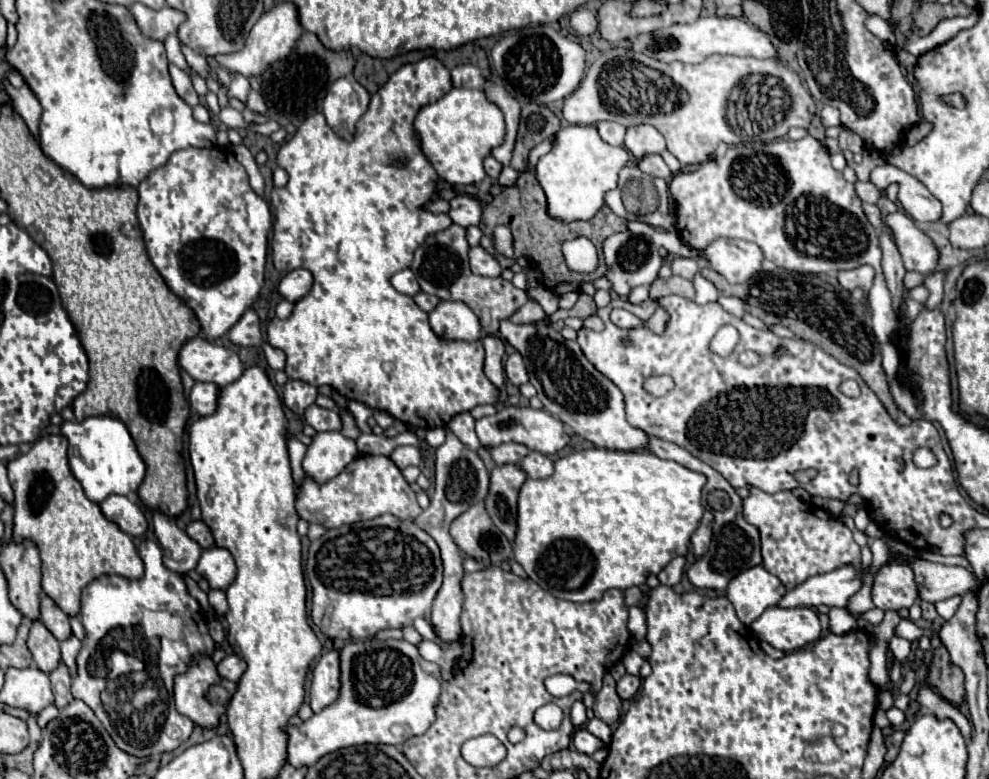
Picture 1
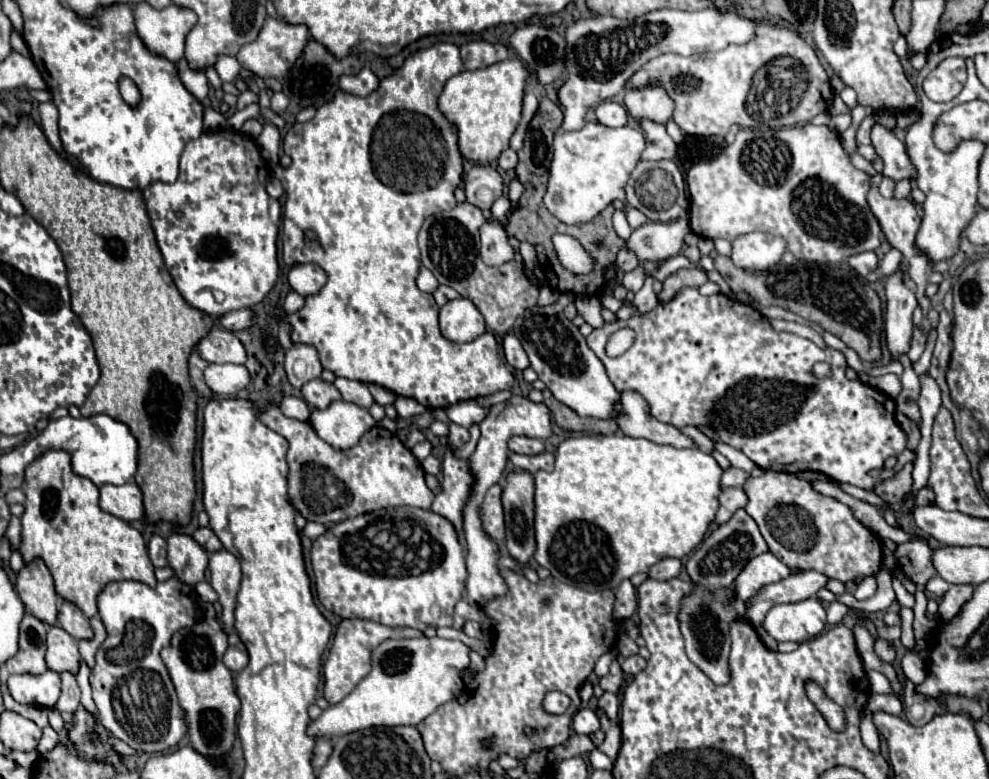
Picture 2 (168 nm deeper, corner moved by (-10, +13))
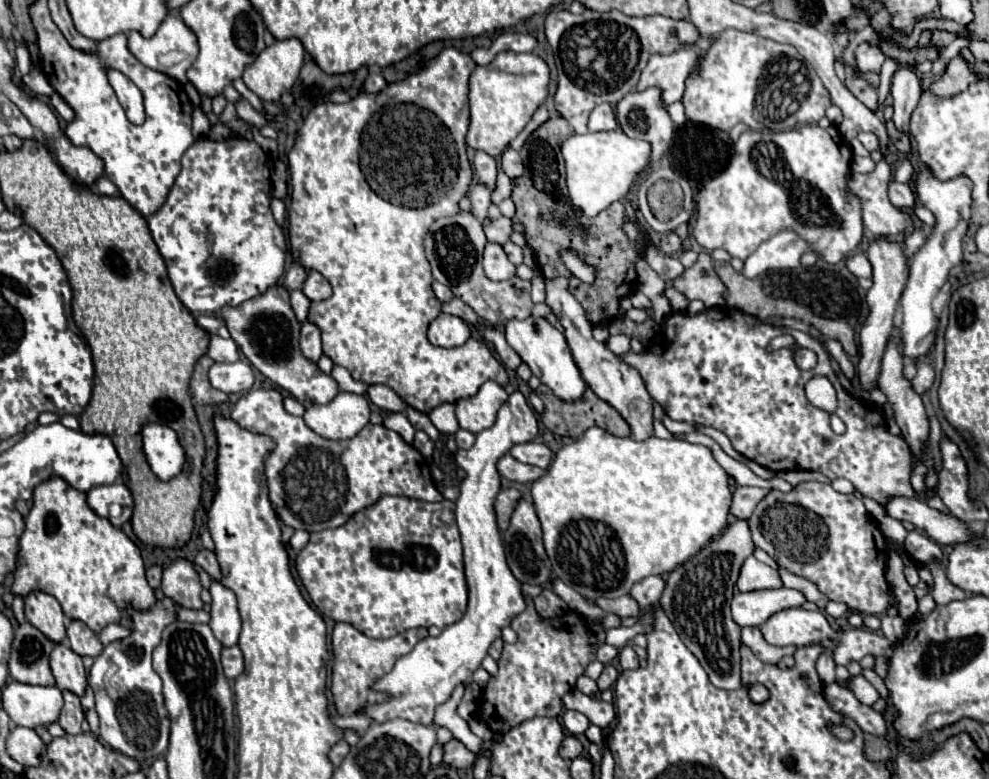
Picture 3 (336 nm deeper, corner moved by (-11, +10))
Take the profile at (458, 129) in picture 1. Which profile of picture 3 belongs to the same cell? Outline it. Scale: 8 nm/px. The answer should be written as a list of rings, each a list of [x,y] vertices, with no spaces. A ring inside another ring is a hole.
[[[533,53],[497,55],[489,65],[475,67],[469,77],[469,111],[471,123],[467,131],[467,145],[477,151],[485,151],[491,157],[501,155],[509,143],[521,133],[531,119],[533,111],[545,101],[549,85],[547,63]]]

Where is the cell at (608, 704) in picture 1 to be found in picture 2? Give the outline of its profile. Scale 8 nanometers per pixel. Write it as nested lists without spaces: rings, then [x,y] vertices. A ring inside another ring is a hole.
[[[614,660],[612,664],[610,664],[610,672],[604,676],[604,678],[600,678],[600,688],[602,690],[608,690],[608,692],[618,692],[620,690],[620,686],[622,686],[622,668],[620,668],[620,664],[618,664],[618,660]]]

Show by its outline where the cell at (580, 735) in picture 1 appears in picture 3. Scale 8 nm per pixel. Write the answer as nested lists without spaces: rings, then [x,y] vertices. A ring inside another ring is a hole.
[[[565,711],[563,713],[563,725],[569,729],[569,733],[581,735],[581,733],[587,731],[589,719],[583,713],[579,713],[579,711]]]

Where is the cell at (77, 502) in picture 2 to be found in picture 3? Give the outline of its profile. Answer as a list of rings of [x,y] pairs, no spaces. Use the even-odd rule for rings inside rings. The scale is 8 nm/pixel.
[[[49,477],[49,479],[45,479],[43,483],[39,483],[39,485],[35,487],[33,507],[31,507],[29,515],[25,517],[25,531],[23,531],[23,535],[21,535],[21,539],[19,539],[17,569],[15,569],[15,581],[13,581],[13,585],[11,585],[11,591],[13,591],[13,595],[23,595],[23,597],[25,597],[27,593],[31,593],[31,591],[35,591],[35,589],[45,591],[45,593],[51,593],[51,595],[61,603],[63,613],[65,613],[69,619],[79,619],[79,621],[83,621],[83,623],[85,623],[87,627],[91,627],[95,633],[99,633],[99,631],[101,631],[105,625],[109,625],[109,623],[119,623],[119,621],[123,619],[123,615],[125,615],[125,619],[129,619],[125,607],[135,607],[135,609],[145,611],[145,609],[153,607],[155,601],[157,601],[157,599],[155,599],[155,591],[149,587],[149,583],[147,583],[147,579],[145,579],[145,565],[143,565],[139,547],[137,547],[121,529],[113,527],[113,525],[109,523],[109,519],[97,517],[97,513],[93,513],[93,509],[91,509],[89,503],[87,503],[87,493],[73,489],[73,487],[71,487],[67,481],[63,481],[61,477]]]

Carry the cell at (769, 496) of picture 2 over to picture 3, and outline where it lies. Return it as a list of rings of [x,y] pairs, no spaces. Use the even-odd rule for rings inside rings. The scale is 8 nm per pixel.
[[[809,481],[797,485],[797,491],[793,493],[769,491],[749,517],[749,527],[759,549],[769,553],[787,571],[813,581],[831,601],[843,601],[861,615],[881,615],[887,611],[891,593],[885,581],[885,557],[879,549],[881,531],[861,499],[855,503],[855,497],[841,495],[831,485]]]

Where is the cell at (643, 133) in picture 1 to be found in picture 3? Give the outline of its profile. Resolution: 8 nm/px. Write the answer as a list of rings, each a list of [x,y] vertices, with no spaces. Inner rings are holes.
[[[683,47],[671,55],[653,55],[641,73],[637,91],[657,87],[661,89],[661,103],[671,105],[683,97],[685,79],[695,69],[695,63],[697,51],[693,47]]]

